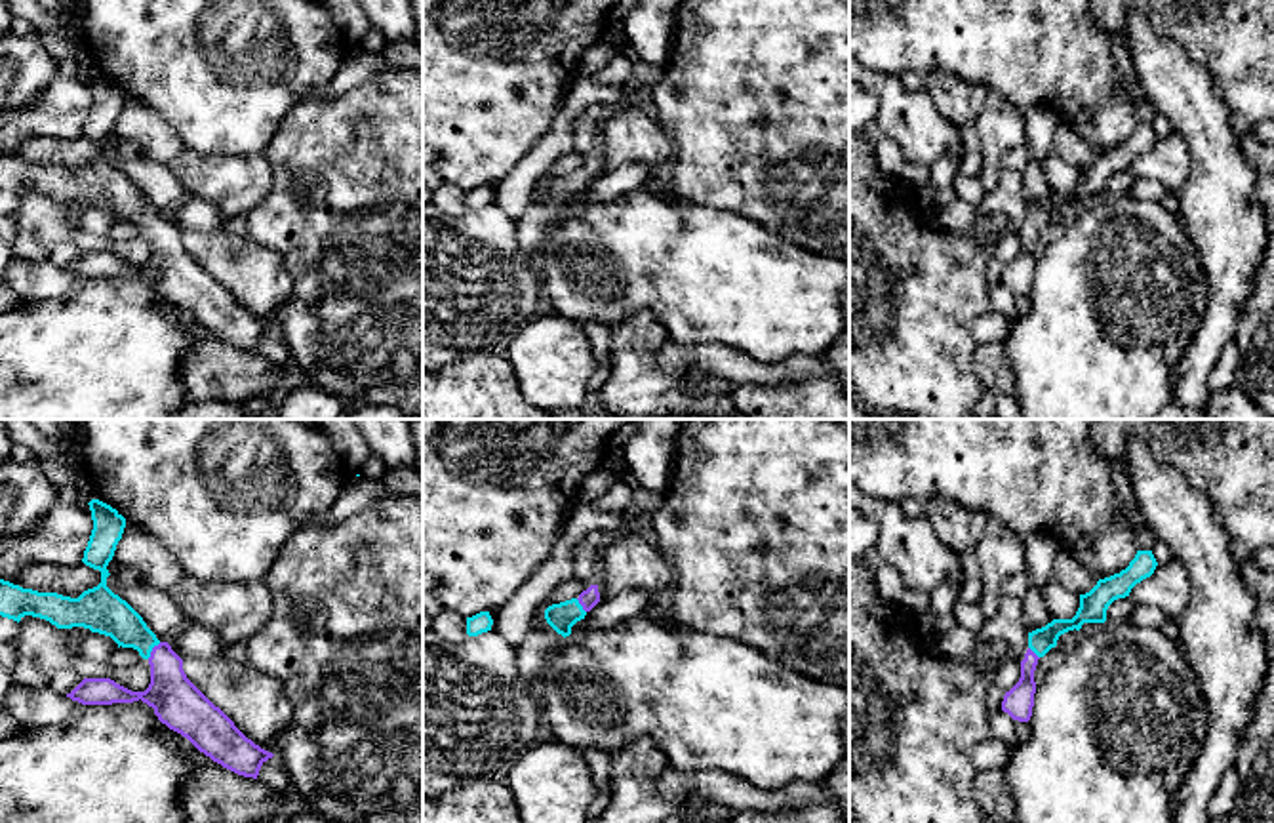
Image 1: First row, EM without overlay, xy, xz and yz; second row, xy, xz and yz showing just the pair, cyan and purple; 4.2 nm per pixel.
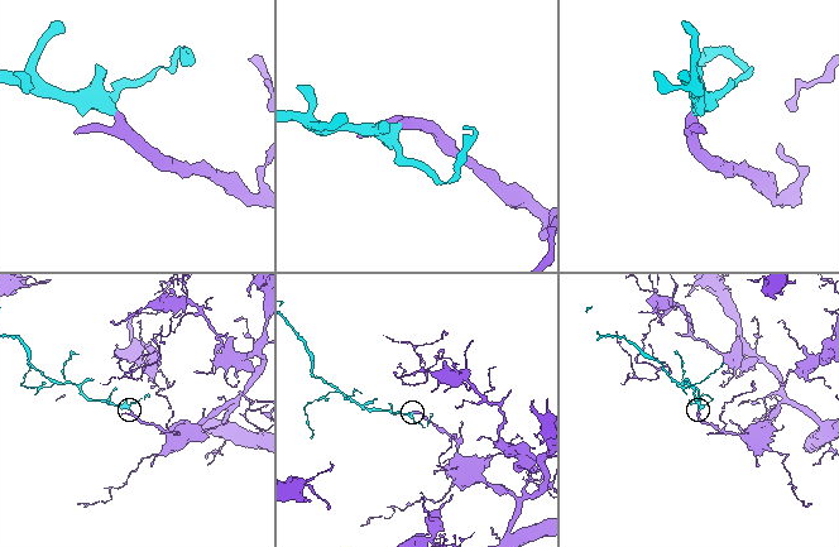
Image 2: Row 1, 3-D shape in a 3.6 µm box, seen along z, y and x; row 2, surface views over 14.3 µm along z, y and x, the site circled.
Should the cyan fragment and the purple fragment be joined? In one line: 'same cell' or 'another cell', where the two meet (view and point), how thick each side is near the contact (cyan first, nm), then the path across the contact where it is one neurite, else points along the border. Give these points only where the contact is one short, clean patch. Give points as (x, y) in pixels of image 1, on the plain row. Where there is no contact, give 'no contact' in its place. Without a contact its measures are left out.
same cell; meets cyan in xy at (151, 223); 180 nm thick on the cyan side, 200 nm on the other; runs through xy (105, 185), (117, 191), (151, 223), (166, 239), (176, 273)

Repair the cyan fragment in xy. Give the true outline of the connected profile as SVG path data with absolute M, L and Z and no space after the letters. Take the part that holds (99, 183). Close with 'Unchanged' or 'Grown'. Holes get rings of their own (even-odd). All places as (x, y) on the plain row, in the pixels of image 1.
M91 72L88 78L91 84L93 103L82 135L101 145L101 156L84 164L78 171L70 171L57 166L23 162L0 152L0 189L17 196L25 189L32 189L50 194L57 202L84 200L91 206L110 210L118 221L137 223L139 229L150 238L150 257L145 265L131 265L110 251L84 251L70 267L67 267L67 271L82 278L133 276L141 272L154 282L154 288L162 297L187 311L213 335L238 349L257 352L261 339L274 328L248 312L234 299L234 295L187 251L183 232L171 223L171 219L168 215L160 215L143 191L107 160L107 151L110 149L107 139L114 130L118 114L122 112L126 91L99 72Z. Grown

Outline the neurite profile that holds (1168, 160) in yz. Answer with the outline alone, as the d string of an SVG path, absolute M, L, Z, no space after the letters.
M1173 131L1158 137L1154 147L1137 156L1127 171L1135 179L1160 181L1167 191L1179 194L1188 181L1190 166L1190 151L1184 139Z

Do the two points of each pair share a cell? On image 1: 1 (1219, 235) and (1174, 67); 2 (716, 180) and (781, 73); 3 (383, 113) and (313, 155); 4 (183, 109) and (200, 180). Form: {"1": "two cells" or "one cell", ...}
{"1": "one cell", "2": "one cell", "3": "one cell", "4": "two cells"}

